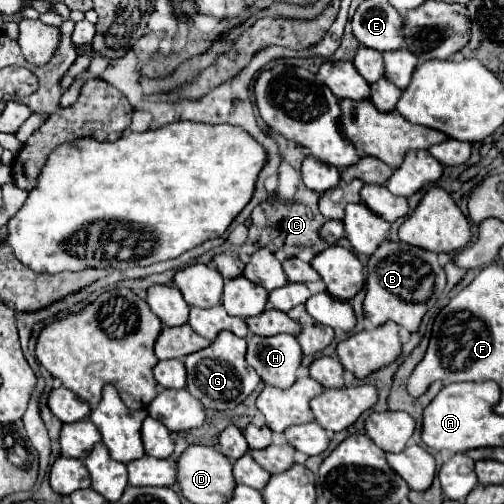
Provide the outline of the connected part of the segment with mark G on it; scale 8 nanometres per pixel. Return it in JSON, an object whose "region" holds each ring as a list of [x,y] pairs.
{"region":[[[230,331],[218,333],[214,343],[206,349],[190,353],[184,357],[186,365],[186,391],[198,399],[206,409],[234,409],[242,403],[260,383],[258,373],[246,365],[246,339],[238,337]]]}

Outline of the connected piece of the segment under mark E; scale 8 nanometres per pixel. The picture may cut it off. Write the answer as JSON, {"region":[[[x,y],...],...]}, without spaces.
{"region":[[[364,1],[352,17],[356,39],[376,51],[392,51],[402,47],[402,15],[388,3]]]}

